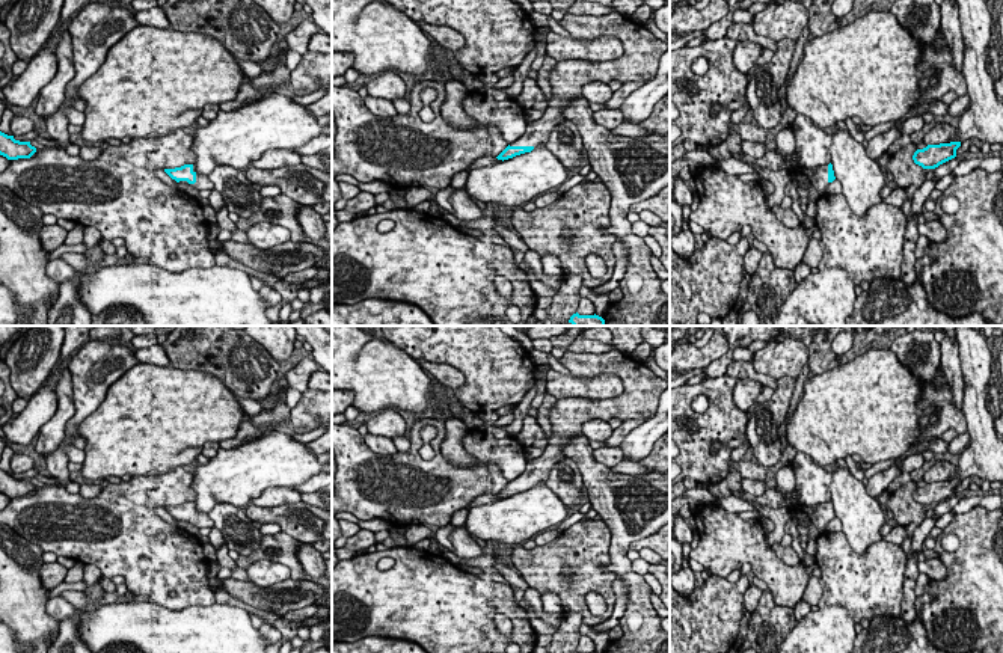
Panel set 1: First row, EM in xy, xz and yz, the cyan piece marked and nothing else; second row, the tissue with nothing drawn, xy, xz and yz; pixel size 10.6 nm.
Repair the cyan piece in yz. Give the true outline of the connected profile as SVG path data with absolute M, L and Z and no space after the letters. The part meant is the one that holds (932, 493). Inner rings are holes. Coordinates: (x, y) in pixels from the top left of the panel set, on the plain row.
M961 480L928 483L923 487L917 487L913 493L916 502L923 507L935 507L940 502L956 495L956 487L961 484Z

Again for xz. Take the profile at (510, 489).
M615 347L605 354L566 350L560 363L575 377L618 376L623 383L623 392L605 400L581 397L557 400L549 413L552 436L544 452L526 463L525 471L510 481L496 495L498 498L504 499L532 487L544 486L549 471L566 458L563 446L572 437L584 434L582 425L587 421L602 419L608 422L612 418L621 421L652 418L658 410L661 394L668 388L668 383L643 362L632 359L630 354L621 353Z

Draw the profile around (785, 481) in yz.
M789 463L787 466L783 466L775 477L775 487L781 492L781 495L784 496L784 499L787 498L787 495L795 490L795 472L792 464Z

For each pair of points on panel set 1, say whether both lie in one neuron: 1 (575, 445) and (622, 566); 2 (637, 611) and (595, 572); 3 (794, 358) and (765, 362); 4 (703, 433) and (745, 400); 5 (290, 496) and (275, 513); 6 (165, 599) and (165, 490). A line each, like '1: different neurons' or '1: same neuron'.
1: same neuron
2: different neurons
3: same neuron
4: different neurons
5: different neurons
6: same neuron

